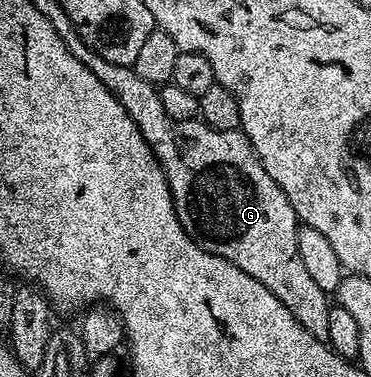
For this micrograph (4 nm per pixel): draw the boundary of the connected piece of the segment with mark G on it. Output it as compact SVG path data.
M98 53L84 54L84 63L123 103L127 115L139 127L163 167L179 223L207 252L219 255L235 267L259 279L311 335L327 342L330 298L314 281L299 259L299 222L295 207L283 195L279 183L267 175L259 155L240 129L219 131L200 119L176 121L163 111L158 86L139 79L128 65L112 65Z

